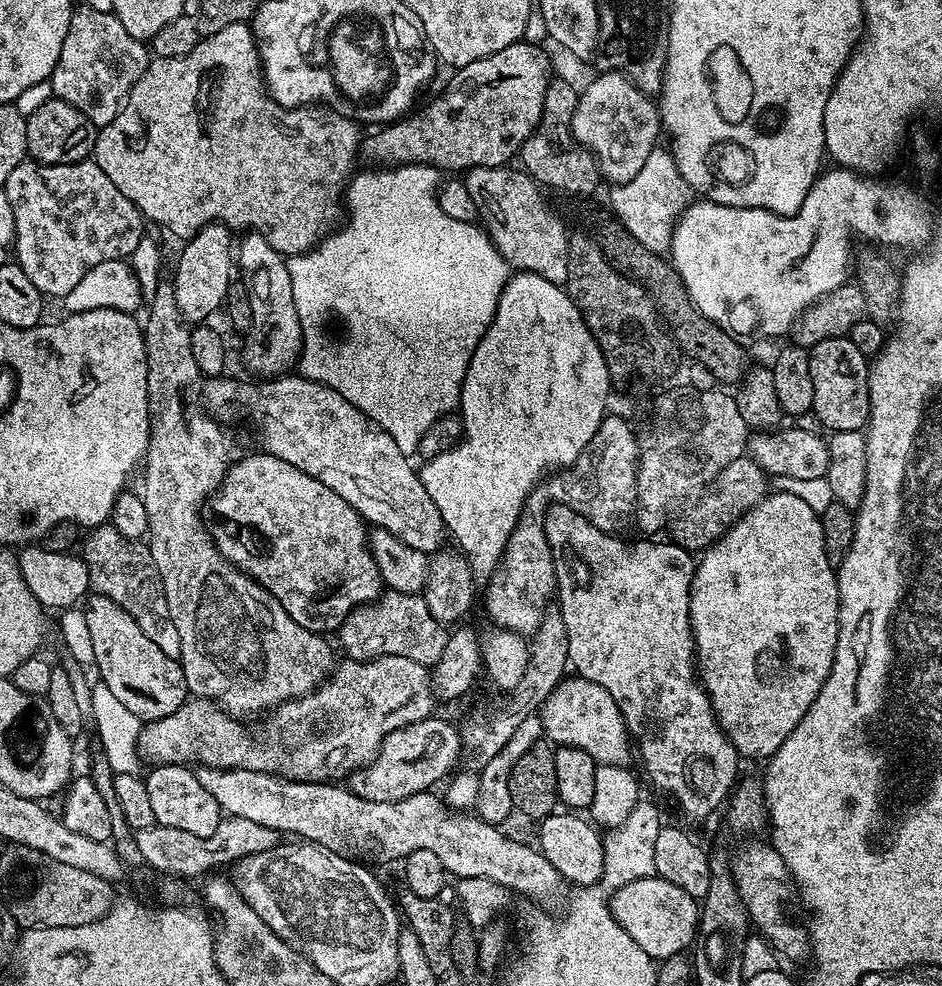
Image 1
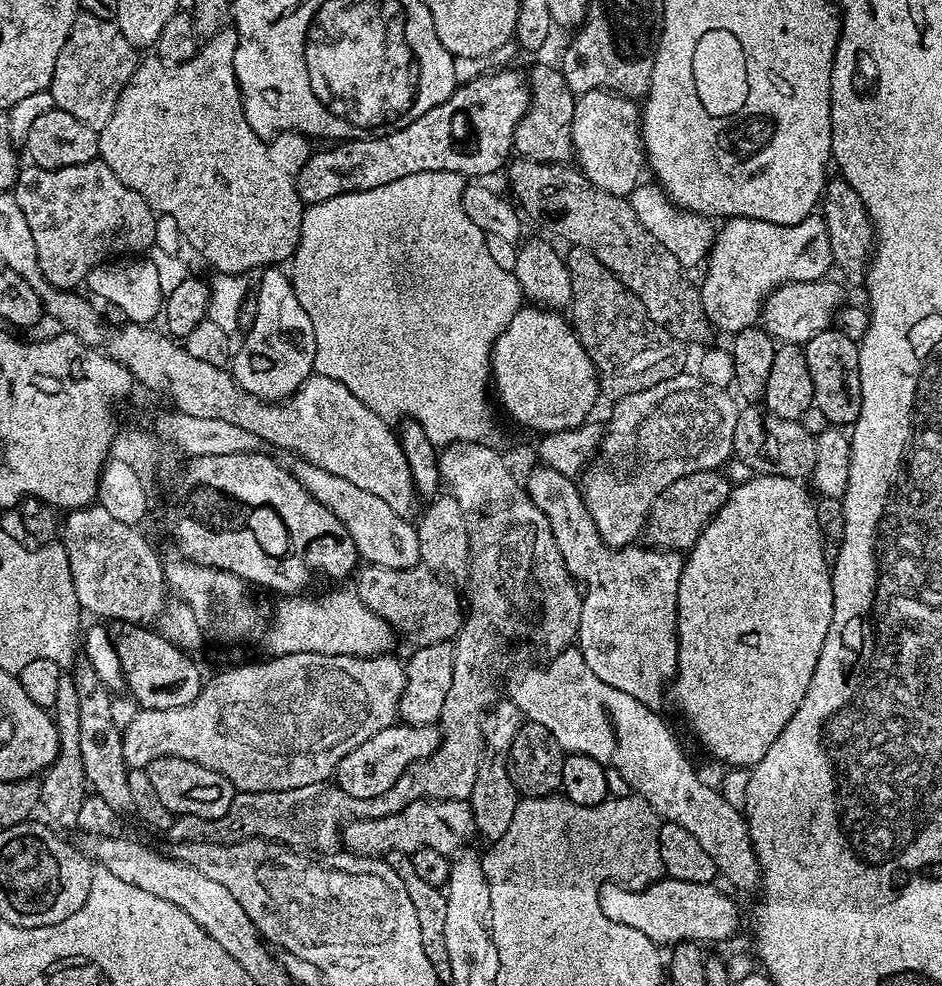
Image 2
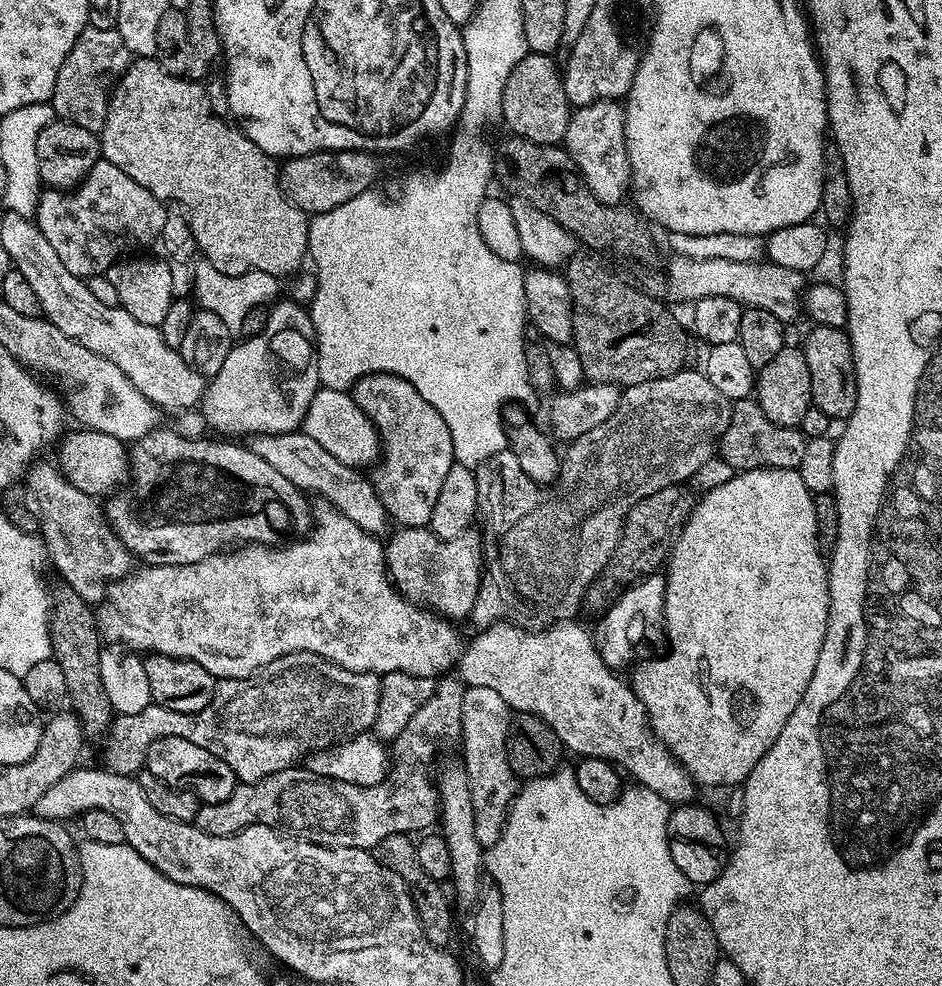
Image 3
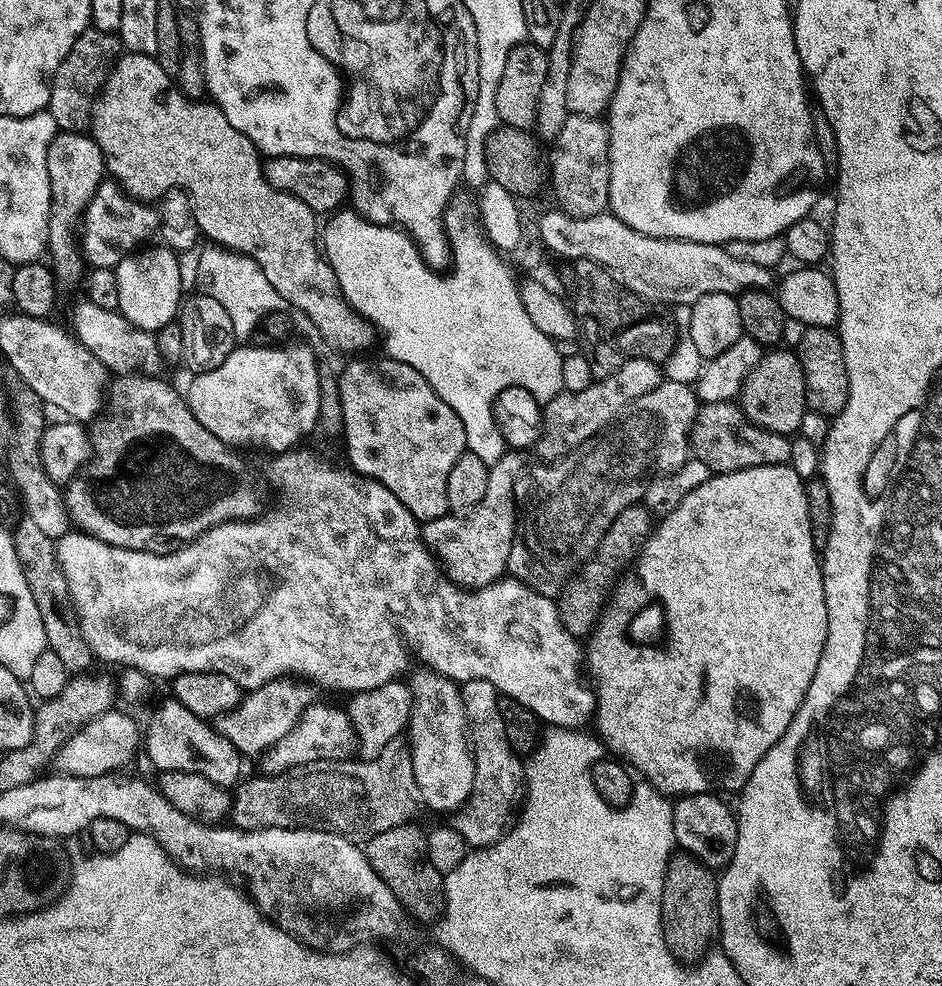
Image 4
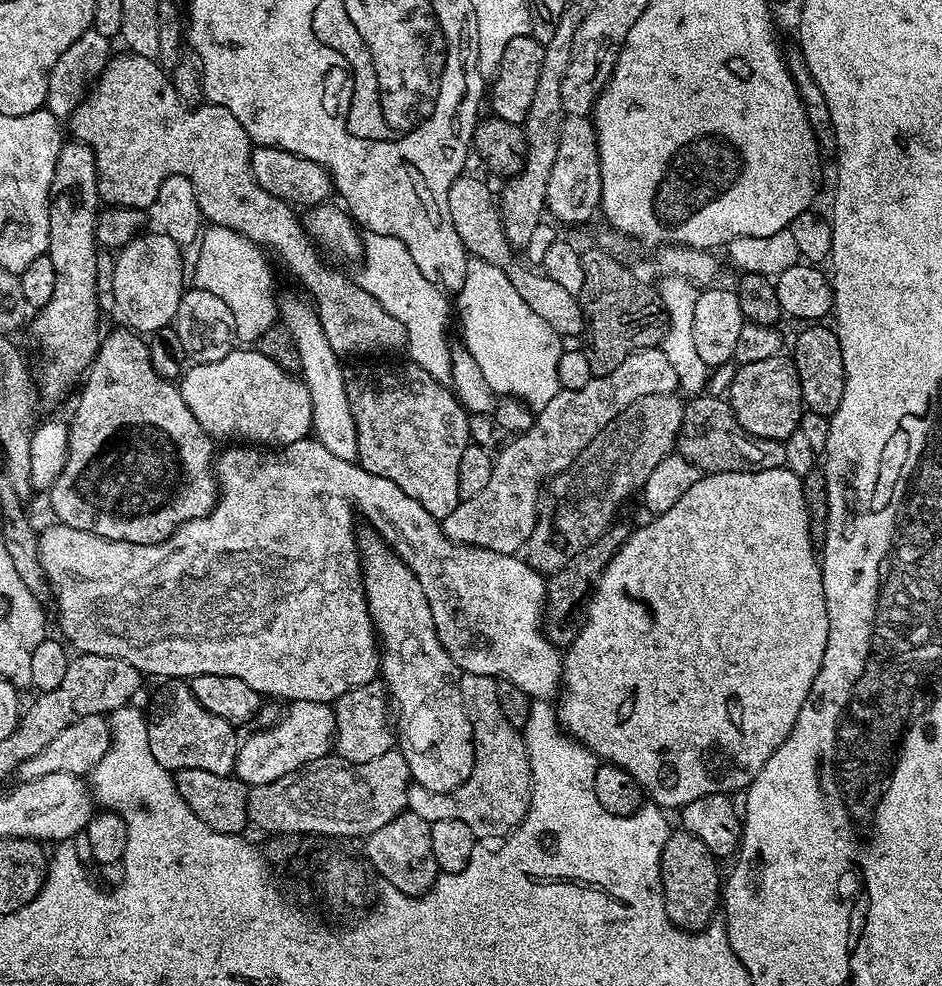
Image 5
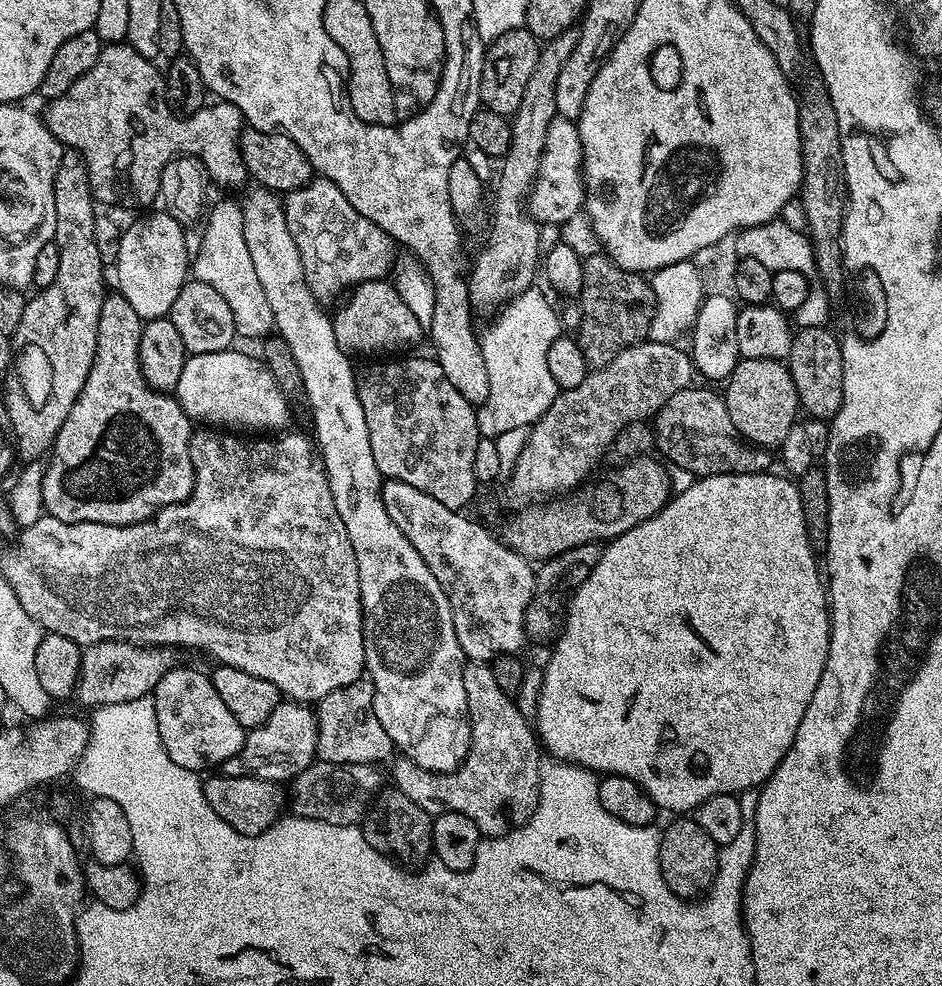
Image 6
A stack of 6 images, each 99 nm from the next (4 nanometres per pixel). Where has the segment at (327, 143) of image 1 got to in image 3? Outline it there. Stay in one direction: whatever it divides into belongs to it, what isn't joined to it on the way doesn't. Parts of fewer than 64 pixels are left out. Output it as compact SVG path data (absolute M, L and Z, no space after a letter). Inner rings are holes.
M155 58L133 59L108 97L106 122L98 133L103 159L126 170L138 186L146 186L158 199L177 200L185 208L181 209L192 226L199 255L218 266L222 274L265 272L287 278L308 256L309 213L284 197L277 161L254 146L236 123L228 110L227 91L204 86L199 80L166 74Z

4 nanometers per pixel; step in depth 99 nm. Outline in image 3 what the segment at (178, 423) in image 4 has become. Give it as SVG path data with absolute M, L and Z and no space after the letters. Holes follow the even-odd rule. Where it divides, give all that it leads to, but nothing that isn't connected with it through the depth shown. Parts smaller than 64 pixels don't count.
M161 426L131 445L130 483L123 490L107 497L103 510L104 515L112 523L113 530L118 534L118 538L128 547L128 551L132 553L137 561L144 560L140 562L148 566L158 564L197 564L206 558L231 549L233 546L247 546L250 544L280 546L289 538L307 537L313 531L313 505L310 501L308 502L309 497L301 492L298 486L294 486L294 482L290 482L290 478L286 478L280 471L274 470L274 466L270 466L270 462L266 462L266 458L258 458L258 454L254 454L251 447L244 445L243 448L240 445L243 443L229 442L224 438L216 438L220 440L208 439L195 440L194 438L186 438L182 433L177 432L175 427L168 426L167 428L167 426Z

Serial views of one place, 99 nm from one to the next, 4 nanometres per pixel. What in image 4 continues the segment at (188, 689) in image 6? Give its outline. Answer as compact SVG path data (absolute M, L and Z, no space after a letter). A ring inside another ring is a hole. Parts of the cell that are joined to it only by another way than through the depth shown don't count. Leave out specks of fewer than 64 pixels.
M165 699L165 704L156 708L156 713L148 720L148 728L142 732L142 748L148 751L148 760L156 770L165 772L185 772L186 774L202 774L202 778L210 778L220 788L231 789L241 779L240 760L242 753L228 739L212 729L205 719L190 714L186 706L177 700Z

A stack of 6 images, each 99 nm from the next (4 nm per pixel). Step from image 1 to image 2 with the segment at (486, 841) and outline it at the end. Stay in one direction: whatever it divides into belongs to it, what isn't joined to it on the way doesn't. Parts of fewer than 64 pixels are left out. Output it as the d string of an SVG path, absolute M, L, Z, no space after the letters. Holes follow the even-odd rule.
M415 800L393 815L380 819L349 821L341 831L343 847L353 855L378 858L390 852L413 854L420 849L432 849L447 856L461 851L476 834L471 803L464 800Z

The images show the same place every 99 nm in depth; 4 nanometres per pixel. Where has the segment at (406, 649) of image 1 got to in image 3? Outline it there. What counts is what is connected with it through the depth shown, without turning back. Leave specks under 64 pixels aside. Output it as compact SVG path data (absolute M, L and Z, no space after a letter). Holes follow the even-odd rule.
M428 526L422 528L400 528L386 544L387 573L397 591L413 604L421 605L439 613L449 621L458 622L462 616L471 617L472 607L482 583L482 569L485 567L481 537L472 534L460 535L453 540L442 540Z

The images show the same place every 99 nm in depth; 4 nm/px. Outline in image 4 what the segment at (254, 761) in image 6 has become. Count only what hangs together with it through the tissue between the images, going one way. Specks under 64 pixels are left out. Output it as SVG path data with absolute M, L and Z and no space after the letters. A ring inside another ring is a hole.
M311 703L309 708L300 715L300 720L278 742L263 755L263 771L270 776L276 776L298 766L306 766L310 762L323 760L350 760L357 755L358 743L356 731L350 722L347 711L343 707L330 708L326 704Z

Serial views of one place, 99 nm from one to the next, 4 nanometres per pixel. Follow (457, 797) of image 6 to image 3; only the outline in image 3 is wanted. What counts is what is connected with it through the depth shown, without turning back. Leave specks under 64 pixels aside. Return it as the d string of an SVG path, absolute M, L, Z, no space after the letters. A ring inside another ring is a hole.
M490 686L465 687L459 737L464 742L462 767L468 775L474 802L474 834L478 834L478 842L485 850L502 838L512 800L518 791L518 777L510 770L510 762L506 758L508 724L513 715L506 698L490 690Z

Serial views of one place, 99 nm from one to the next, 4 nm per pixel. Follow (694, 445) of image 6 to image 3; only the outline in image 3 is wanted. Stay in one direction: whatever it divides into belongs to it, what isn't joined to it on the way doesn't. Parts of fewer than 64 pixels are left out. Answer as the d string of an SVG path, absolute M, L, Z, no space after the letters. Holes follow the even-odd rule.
M755 399L732 401L730 426L726 426L722 434L718 456L736 472L749 472L755 468L799 469L805 450L806 437L799 428L778 426L778 422L770 422L770 418L766 418L766 414L762 414L762 410L756 405Z

